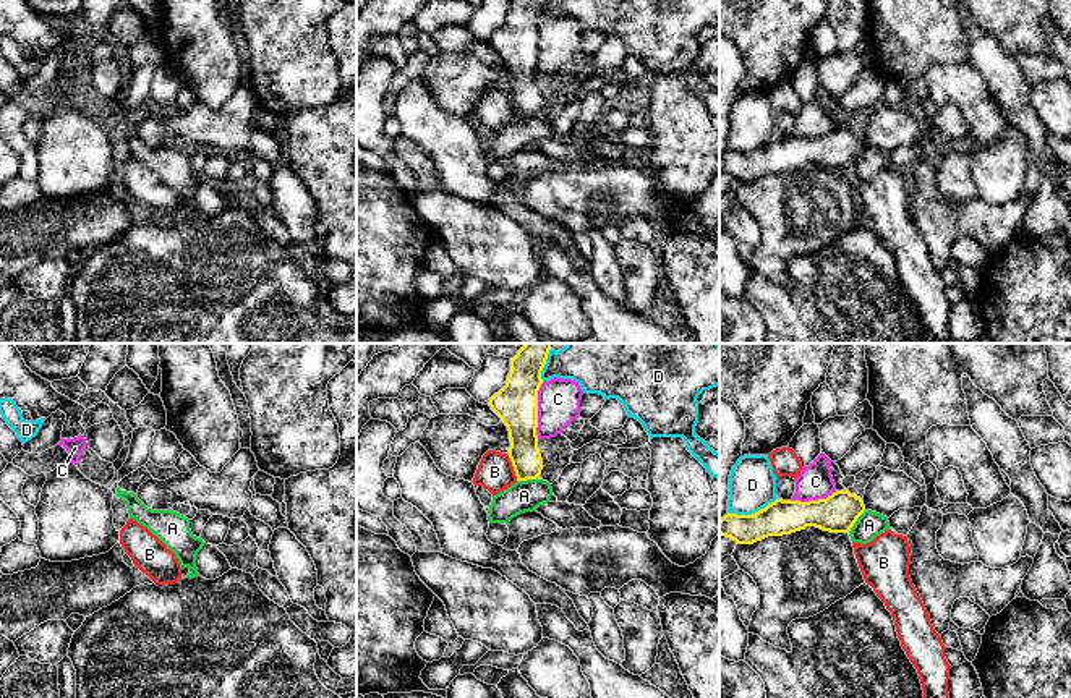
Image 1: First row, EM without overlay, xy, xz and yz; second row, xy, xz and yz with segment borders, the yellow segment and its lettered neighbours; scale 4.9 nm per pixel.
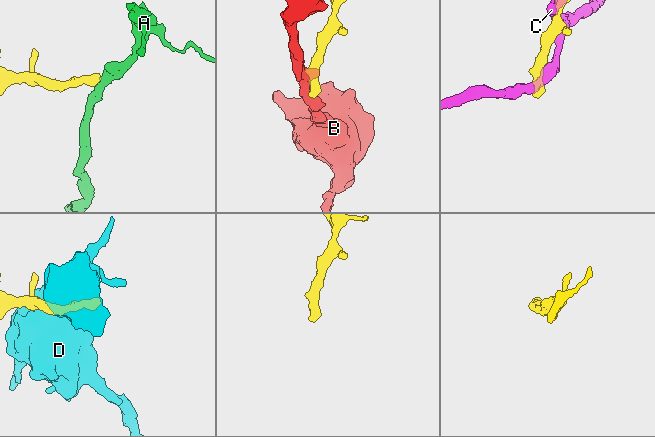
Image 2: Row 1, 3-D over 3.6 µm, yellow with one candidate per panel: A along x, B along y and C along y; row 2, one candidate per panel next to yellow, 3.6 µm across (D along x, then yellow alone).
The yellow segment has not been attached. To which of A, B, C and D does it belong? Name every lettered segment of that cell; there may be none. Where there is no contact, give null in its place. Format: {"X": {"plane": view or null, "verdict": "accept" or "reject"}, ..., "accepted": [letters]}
{"A": {"plane": "yz", "verdict": "reject"}, "B": {"plane": "xz", "verdict": "reject"}, "C": {"plane": "xz", "verdict": "reject"}, "D": {"plane": "yz", "verdict": "reject"}, "accepted": []}

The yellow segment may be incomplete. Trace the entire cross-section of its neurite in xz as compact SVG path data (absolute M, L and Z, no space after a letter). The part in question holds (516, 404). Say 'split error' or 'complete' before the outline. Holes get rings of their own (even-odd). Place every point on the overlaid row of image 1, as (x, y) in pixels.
complete; M525 343L510 358L506 385L494 394L488 405L507 426L512 462L517 481L536 479L543 470L538 449L538 390L543 384L541 371L551 343Z

